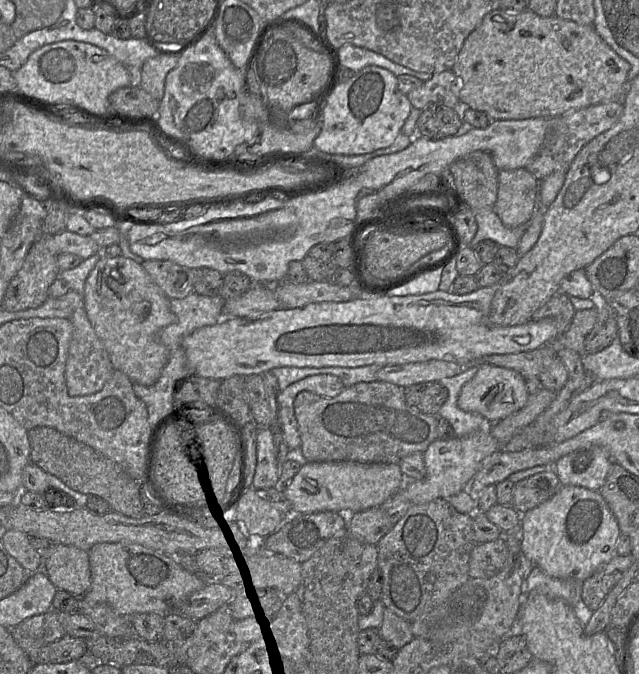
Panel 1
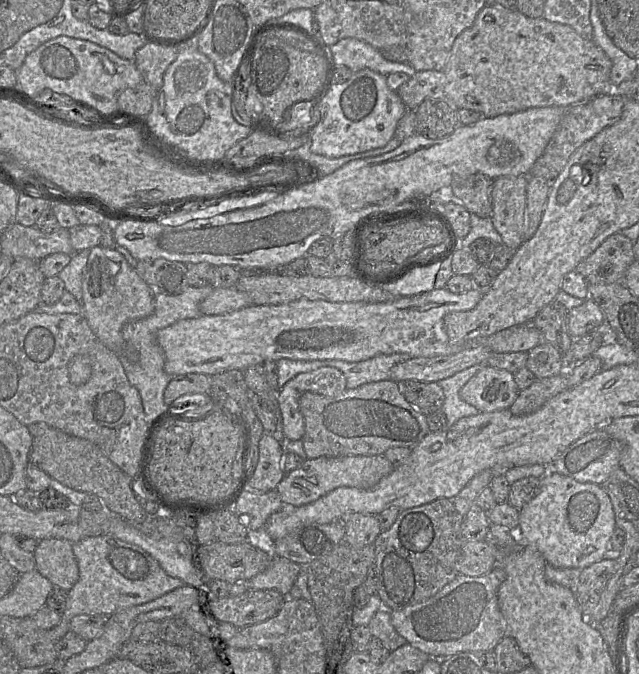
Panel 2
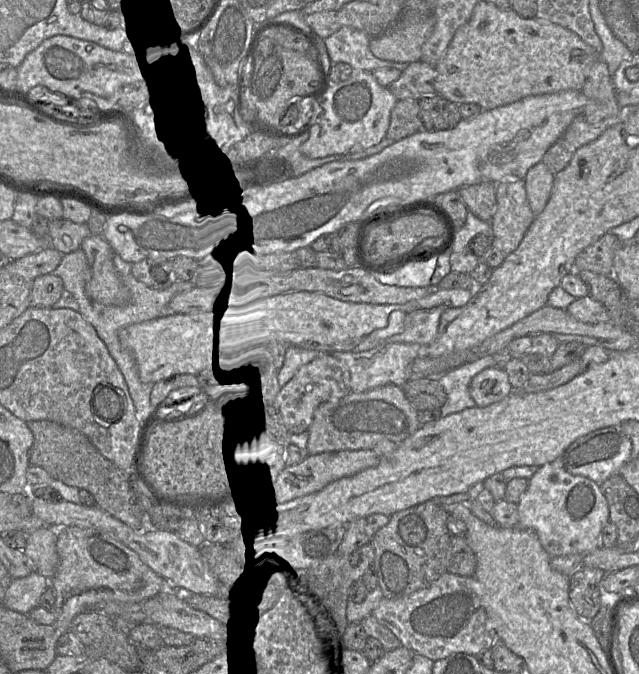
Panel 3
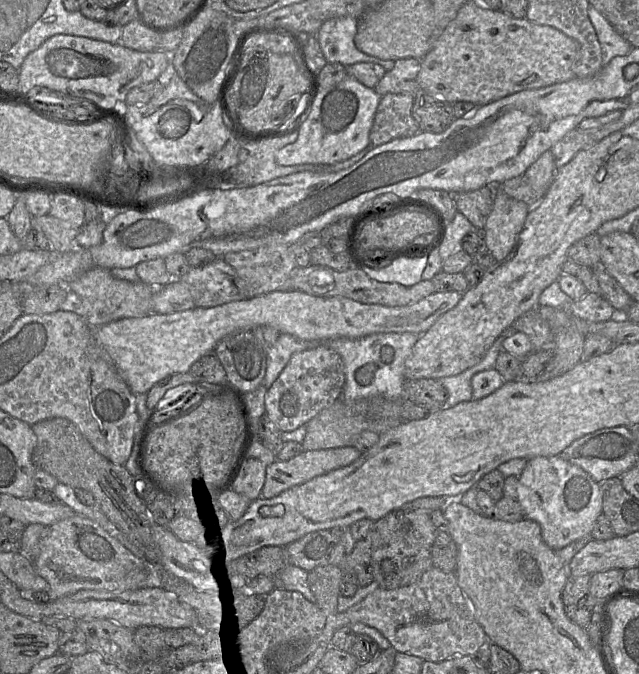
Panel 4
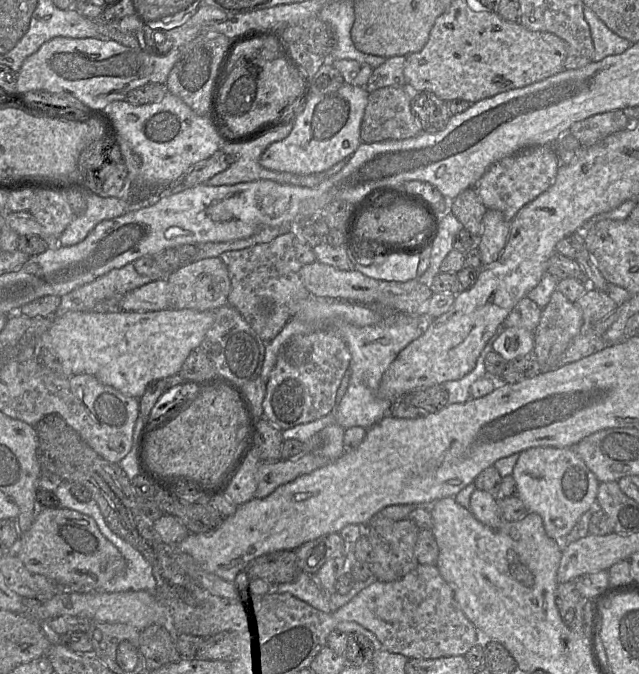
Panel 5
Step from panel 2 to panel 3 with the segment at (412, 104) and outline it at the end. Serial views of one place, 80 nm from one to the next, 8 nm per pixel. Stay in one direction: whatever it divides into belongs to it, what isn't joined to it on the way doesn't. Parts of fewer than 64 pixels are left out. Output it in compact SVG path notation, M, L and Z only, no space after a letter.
M420 61L413 62L407 65L401 76L388 89L398 100L419 100L435 94L436 77L434 66Z

